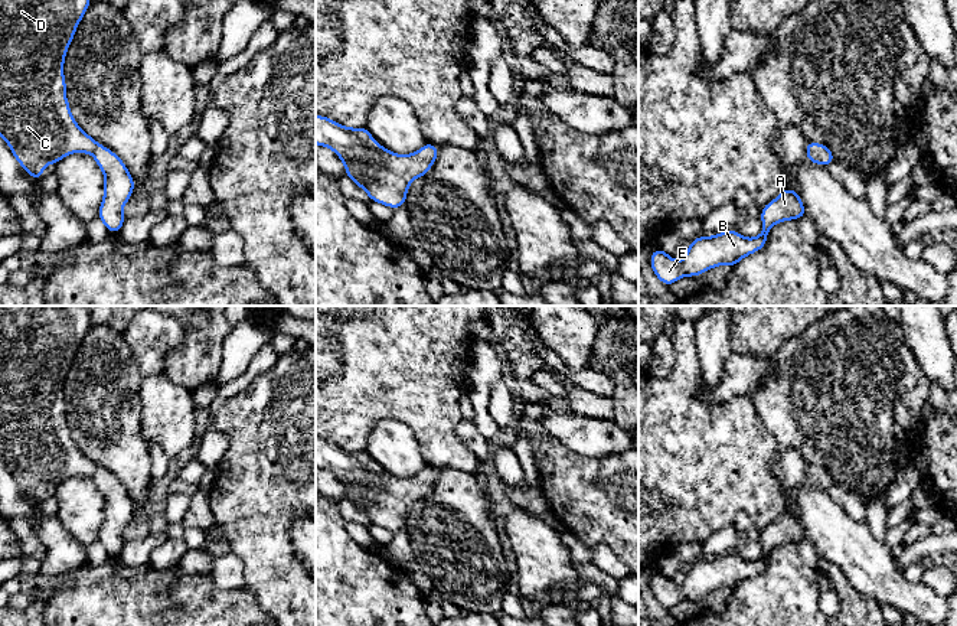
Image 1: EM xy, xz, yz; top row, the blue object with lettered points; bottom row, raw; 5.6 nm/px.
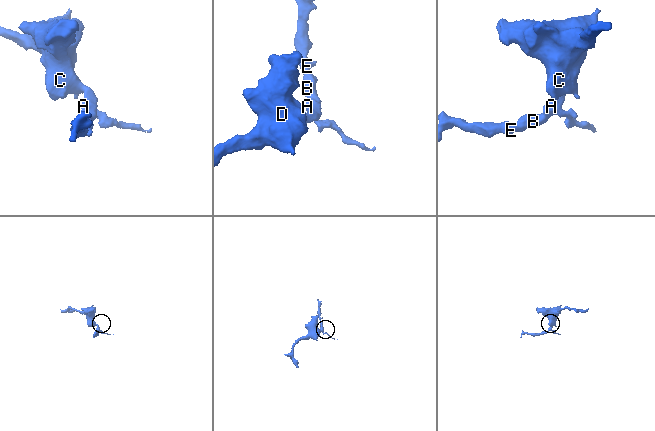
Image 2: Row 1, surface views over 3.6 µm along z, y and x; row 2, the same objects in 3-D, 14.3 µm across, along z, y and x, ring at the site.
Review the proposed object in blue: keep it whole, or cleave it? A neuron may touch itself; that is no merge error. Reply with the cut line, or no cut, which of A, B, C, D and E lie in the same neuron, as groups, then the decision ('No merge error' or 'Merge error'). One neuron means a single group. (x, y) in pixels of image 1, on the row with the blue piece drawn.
No split. Groups: A B C D E. No merge error

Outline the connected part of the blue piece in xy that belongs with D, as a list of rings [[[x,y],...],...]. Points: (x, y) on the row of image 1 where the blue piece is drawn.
[[[0,0],[0,136],[25,173],[37,180],[45,177],[45,166],[58,164],[68,154],[92,154],[105,176],[98,218],[110,234],[118,234],[125,222],[123,206],[137,183],[112,150],[78,125],[66,100],[63,62],[89,6],[91,0]]]

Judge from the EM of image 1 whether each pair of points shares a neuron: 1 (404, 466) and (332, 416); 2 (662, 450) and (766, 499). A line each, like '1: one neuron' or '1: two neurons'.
1: two neurons
2: one neuron

